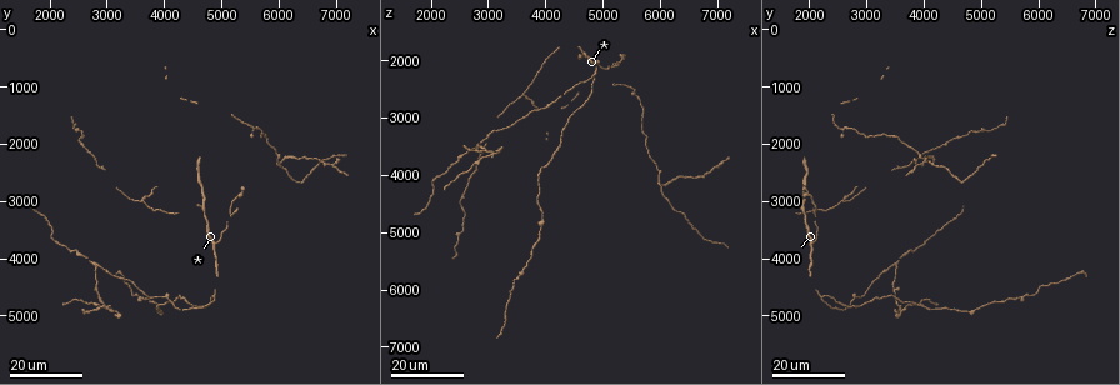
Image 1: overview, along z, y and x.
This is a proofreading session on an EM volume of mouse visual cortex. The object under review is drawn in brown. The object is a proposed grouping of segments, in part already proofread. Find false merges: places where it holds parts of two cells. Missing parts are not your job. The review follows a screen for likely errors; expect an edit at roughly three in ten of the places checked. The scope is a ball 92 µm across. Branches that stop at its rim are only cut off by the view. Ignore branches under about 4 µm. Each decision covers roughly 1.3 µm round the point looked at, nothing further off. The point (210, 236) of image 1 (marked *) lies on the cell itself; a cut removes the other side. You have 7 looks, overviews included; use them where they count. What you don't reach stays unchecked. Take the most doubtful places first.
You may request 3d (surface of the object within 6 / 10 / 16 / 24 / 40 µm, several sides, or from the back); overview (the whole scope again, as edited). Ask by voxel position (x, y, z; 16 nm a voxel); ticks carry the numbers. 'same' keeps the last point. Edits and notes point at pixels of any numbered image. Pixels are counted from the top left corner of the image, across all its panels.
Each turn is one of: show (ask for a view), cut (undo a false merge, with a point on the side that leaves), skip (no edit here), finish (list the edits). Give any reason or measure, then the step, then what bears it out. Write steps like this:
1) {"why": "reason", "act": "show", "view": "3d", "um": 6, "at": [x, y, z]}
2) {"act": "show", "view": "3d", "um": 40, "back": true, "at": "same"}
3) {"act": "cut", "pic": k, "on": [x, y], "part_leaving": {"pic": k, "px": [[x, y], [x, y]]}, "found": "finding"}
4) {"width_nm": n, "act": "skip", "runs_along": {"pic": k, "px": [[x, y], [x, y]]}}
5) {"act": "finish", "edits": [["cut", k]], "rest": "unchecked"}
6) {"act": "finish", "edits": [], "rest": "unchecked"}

{"why": "a fork", "act": "show", "view": "3d", "um": 16, "at": [6050, 2300, 4150]}

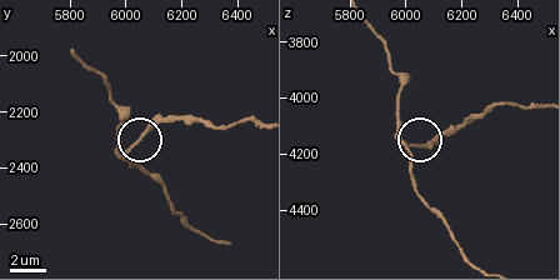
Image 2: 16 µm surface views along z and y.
{"why": "zoom in", "act": "show", "view": "3d", "um": 6, "at": [5990, 2360, 4170]}

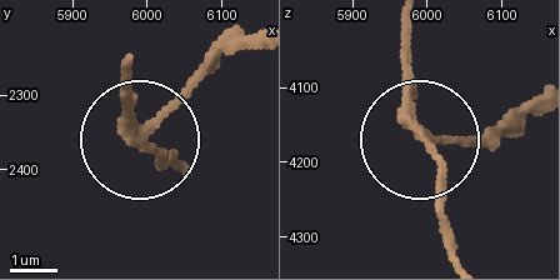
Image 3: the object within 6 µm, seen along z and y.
{"arms": 3, "act": "cut", "pic": 3, "on": [200, 79], "found": "two cells meet here"}

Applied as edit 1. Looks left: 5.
{"act": "show", "view": "overview"}

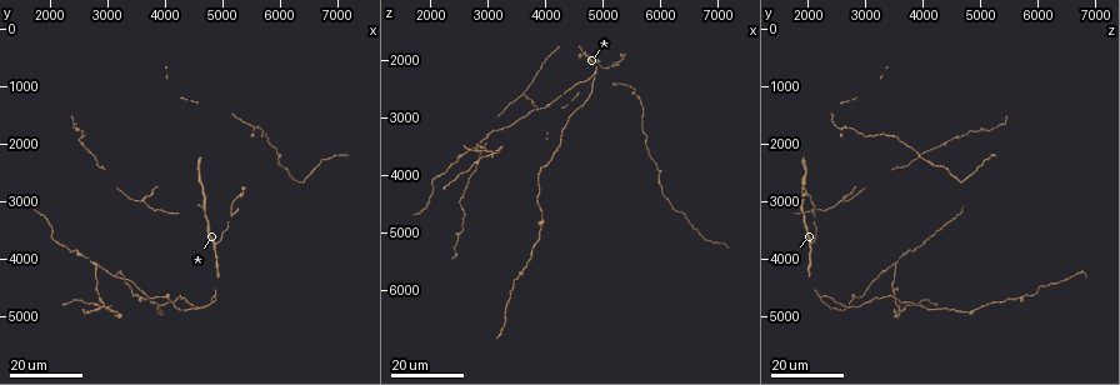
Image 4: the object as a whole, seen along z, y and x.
{"why": "three arms meet", "act": "show", "view": "3d", "um": 16, "at": [3650, 3000, 2600]}

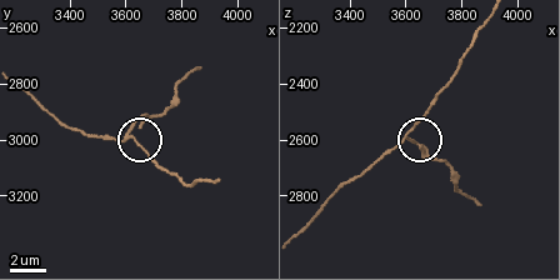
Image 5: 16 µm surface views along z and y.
{"why": "zoom in", "act": "show", "view": "3d", "um": 6, "at": [3610, 2970, 2590]}

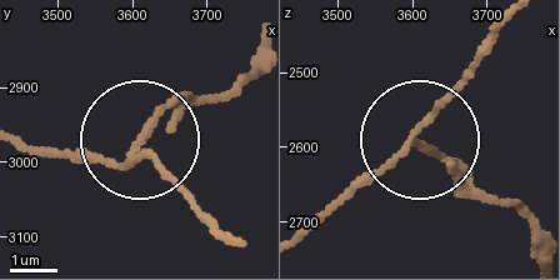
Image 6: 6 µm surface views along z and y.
{"why": "other side", "act": "show", "view": "3d", "um": 6, "back": true, "at": [3610, 2980, 2590]}

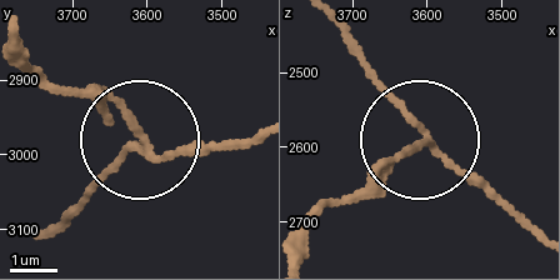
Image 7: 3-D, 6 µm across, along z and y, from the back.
{"width_nm": 120, "act": "cut", "pic": 7, "on": [385, 166], "part_leaving": {"pic": 7, "px": [[424, 139], [316, 211], [300, 246]]}, "found": "a second cell is stuck on"}

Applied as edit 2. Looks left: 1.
{"act": "finish", "edits": [["cut", 3], ["cut", 7]], "rest": "unchecked"}

